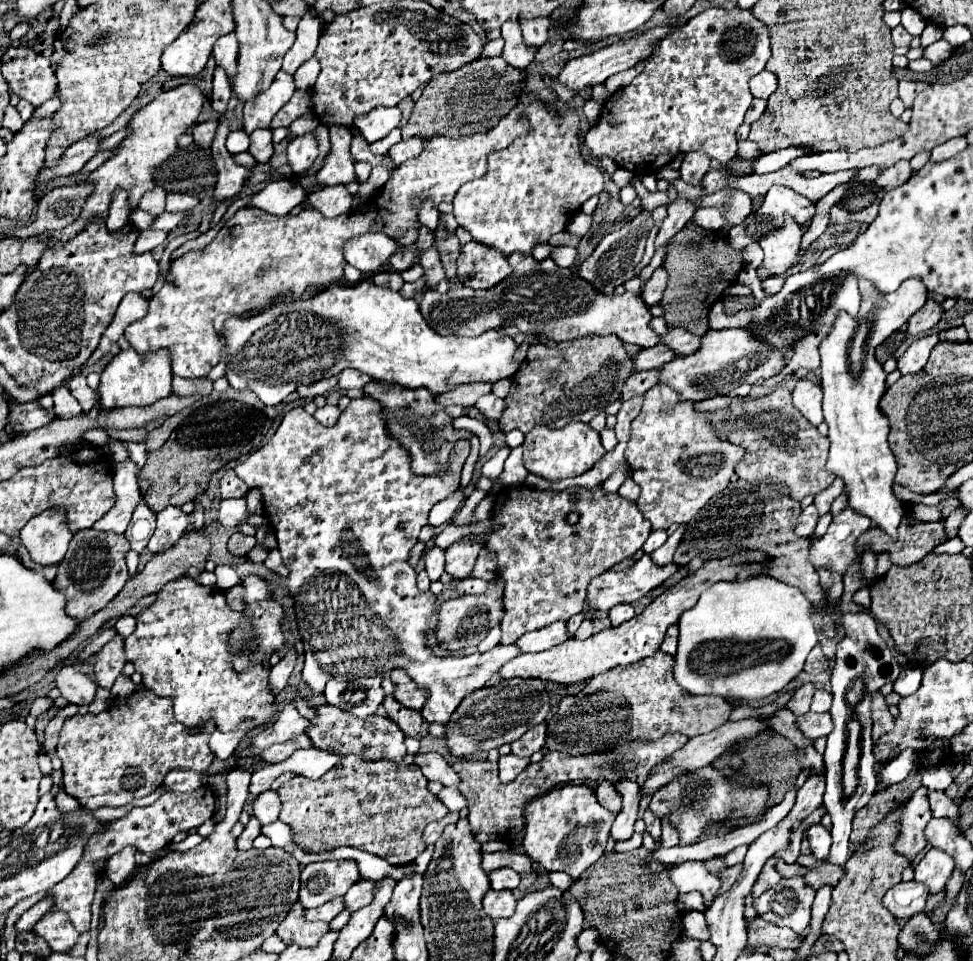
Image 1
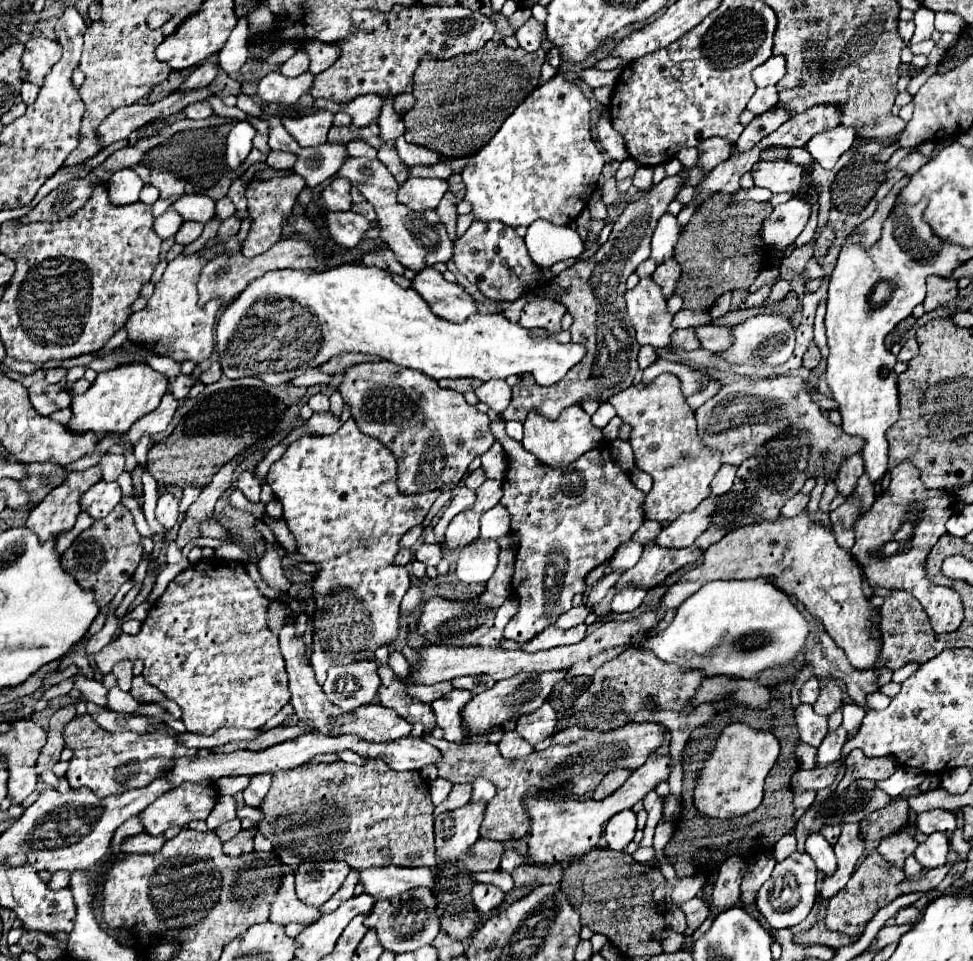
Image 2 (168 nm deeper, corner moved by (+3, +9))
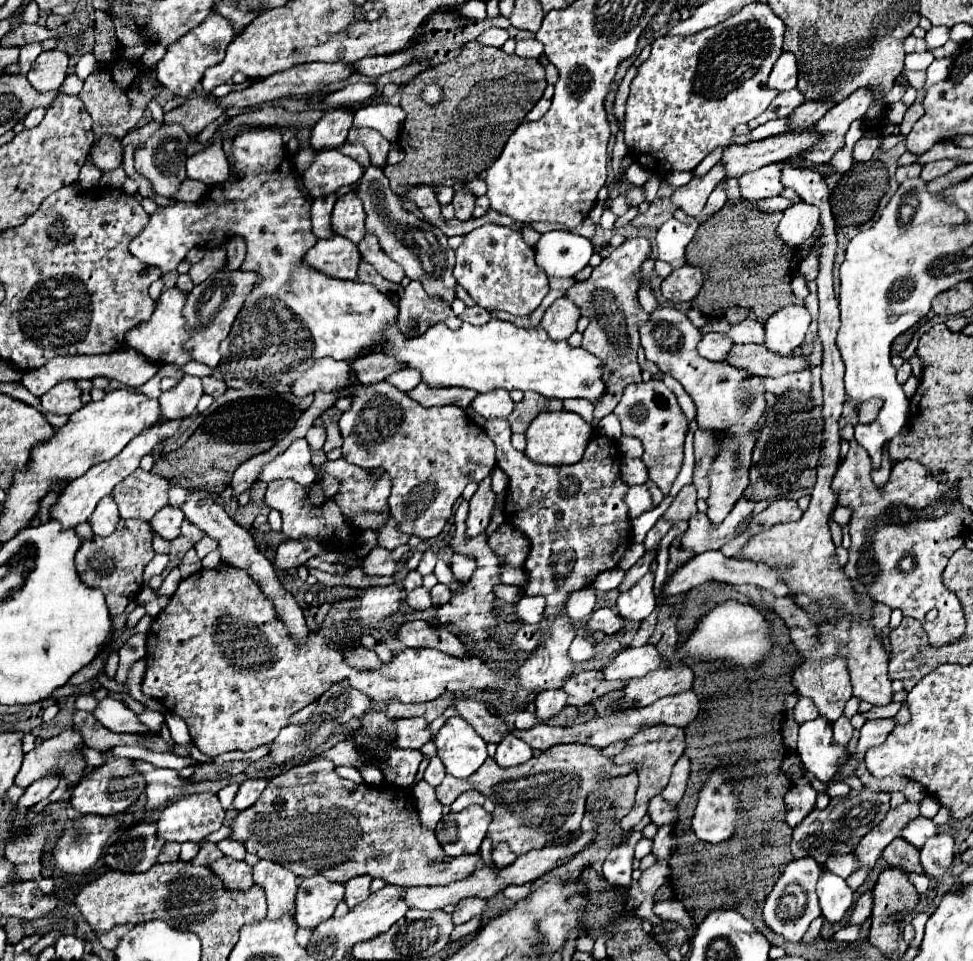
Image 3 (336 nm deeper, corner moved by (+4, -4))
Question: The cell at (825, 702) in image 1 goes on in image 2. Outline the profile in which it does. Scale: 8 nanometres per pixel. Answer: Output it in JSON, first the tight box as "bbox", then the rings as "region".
{"bbox":[800,677,820,705],"region":[[[810,677],[802,689],[800,689],[800,701],[806,703],[806,705],[814,705],[816,699],[818,699],[818,693],[820,693],[820,687],[818,687],[818,679],[816,677]]]}

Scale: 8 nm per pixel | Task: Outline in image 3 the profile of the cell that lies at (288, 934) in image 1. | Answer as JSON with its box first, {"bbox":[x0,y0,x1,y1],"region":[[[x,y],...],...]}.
{"bbox":[253,860,297,920],"region":[[[259,860],[253,866],[253,880],[255,884],[265,888],[269,920],[277,920],[285,914],[291,918],[295,916],[295,894],[297,894],[297,878],[291,870],[283,868],[281,864]]]}

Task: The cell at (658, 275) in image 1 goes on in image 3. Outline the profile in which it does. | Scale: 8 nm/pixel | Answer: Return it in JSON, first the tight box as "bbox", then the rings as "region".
{"bbox":[661,264,703,304],"region":[[[683,264],[681,268],[675,268],[661,284],[661,294],[673,302],[673,304],[681,304],[681,302],[691,302],[699,288],[703,284],[703,274],[699,268]]]}

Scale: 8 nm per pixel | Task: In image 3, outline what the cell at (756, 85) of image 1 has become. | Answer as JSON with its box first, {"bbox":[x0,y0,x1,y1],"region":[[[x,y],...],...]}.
{"bbox":[769,52,797,90],"region":[[[783,52],[781,58],[775,62],[771,76],[769,76],[769,88],[773,90],[791,90],[797,86],[797,62],[791,52]]]}

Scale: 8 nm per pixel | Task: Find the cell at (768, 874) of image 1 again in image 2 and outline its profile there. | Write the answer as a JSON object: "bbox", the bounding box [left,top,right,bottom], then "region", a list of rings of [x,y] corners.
{"bbox":[834,749,898,795],"region":[[[854,749],[846,757],[846,773],[838,783],[834,795],[844,793],[848,785],[858,779],[872,779],[872,781],[888,779],[890,775],[894,775],[896,769],[898,769],[898,763],[894,757],[866,757],[860,749]]]}

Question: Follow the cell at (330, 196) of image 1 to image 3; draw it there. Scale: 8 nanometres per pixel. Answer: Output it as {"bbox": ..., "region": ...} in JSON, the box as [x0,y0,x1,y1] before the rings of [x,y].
{"bbox":[331,192,365,244],"region":[[[347,192],[337,198],[331,226],[339,236],[345,236],[355,244],[361,242],[365,236],[365,212],[355,192]]]}

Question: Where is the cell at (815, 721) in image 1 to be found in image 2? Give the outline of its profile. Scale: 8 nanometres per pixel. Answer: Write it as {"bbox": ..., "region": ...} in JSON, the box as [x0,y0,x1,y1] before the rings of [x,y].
{"bbox":[814,677,844,715],"region":[[[828,677],[826,683],[824,681],[820,683],[822,683],[822,689],[820,689],[818,701],[814,703],[814,711],[818,715],[832,715],[844,703],[844,691],[838,685],[838,681],[832,677]]]}

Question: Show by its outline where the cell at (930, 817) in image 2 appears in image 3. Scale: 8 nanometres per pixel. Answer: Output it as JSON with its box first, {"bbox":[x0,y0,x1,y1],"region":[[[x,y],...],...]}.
{"bbox":[901,816,937,848],"region":[[[919,816],[919,818],[911,820],[911,822],[905,826],[905,830],[903,830],[901,836],[903,836],[909,844],[921,848],[921,846],[927,842],[927,838],[937,836],[937,826],[935,826],[933,820]]]}

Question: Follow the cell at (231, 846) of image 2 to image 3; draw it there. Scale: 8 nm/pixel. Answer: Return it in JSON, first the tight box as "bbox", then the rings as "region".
{"bbox":[209,858,253,890],"region":[[[219,858],[213,864],[209,864],[209,868],[223,880],[225,888],[233,890],[247,890],[253,886],[253,878],[251,878],[251,866],[243,860],[235,860],[235,858]]]}

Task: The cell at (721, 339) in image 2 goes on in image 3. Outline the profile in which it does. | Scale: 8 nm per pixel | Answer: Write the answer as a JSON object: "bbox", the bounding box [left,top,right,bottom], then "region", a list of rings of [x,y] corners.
{"bbox":[723,344,809,376],"region":[[[735,344],[723,362],[729,362],[739,370],[749,370],[749,374],[755,376],[781,376],[809,366],[807,358],[779,356],[761,344]]]}

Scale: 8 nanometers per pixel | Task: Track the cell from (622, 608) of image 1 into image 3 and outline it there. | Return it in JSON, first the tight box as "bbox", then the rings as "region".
{"bbox":[617,572,657,622],"region":[[[647,572],[631,590],[621,592],[617,598],[617,610],[621,618],[641,622],[645,620],[657,606],[657,598],[653,594],[653,572]]]}

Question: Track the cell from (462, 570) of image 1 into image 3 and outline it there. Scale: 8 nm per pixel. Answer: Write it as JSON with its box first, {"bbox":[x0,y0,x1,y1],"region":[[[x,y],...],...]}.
{"bbox":[465,476,497,538],"region":[[[487,476],[485,480],[479,482],[479,488],[469,502],[471,508],[469,508],[469,516],[467,516],[467,522],[465,522],[467,524],[465,532],[467,532],[469,538],[479,536],[487,530],[491,516],[493,516],[493,510],[495,510],[495,500],[497,500],[497,496],[493,494],[491,478]]]}

